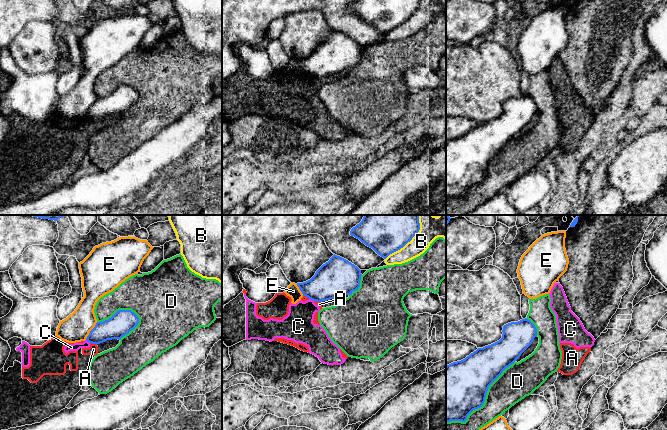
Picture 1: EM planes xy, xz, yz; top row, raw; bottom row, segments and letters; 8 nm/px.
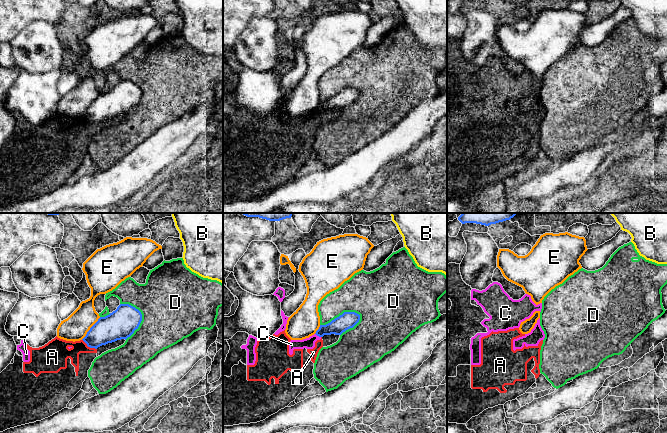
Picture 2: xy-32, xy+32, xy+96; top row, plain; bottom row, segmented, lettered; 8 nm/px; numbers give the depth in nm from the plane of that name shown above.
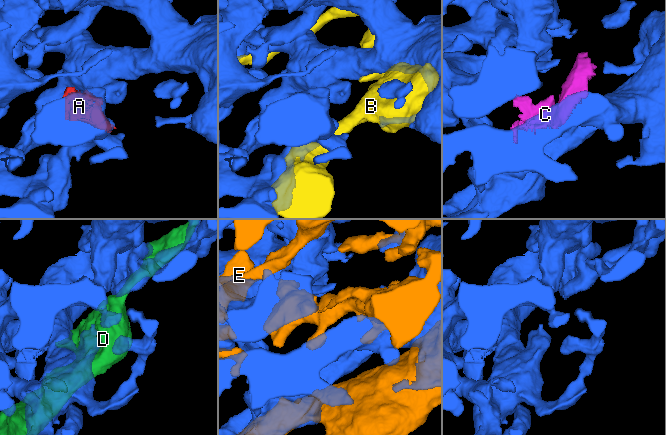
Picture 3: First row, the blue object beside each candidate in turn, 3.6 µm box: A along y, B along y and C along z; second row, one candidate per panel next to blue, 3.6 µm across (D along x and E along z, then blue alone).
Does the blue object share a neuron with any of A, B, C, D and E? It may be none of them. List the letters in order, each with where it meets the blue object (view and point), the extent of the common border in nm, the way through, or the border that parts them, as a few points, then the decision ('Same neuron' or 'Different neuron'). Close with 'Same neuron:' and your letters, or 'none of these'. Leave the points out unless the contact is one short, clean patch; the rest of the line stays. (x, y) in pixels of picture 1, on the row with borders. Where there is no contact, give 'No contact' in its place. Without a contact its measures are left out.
A: Touches blue at xy (93, 343). Shared border 60 nm. Boundary: xy (90, 342), (96, 345). Different neuron
B: Touches blue at xz (410, 240). Shared border 460 nm. Different neuron
C: Touches blue at xz (311, 299). Shared border 50 nm. Boundary: xz (309, 298), (313, 301). Different neuron
D: Touches blue at yz (484, 401). Shared border 750 nm. Different neuron
E: Touches blue at xy (91, 330). Shared border 180 nm. Different neuron
Same neuron: none of these

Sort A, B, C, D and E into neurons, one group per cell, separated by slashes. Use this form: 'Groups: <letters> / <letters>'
Groups: A C / B / D / E

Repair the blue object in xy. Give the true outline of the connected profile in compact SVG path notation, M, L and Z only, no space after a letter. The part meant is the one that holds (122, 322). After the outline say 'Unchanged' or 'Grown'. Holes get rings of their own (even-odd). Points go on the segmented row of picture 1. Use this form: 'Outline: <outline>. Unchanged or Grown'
Outline: M119 310L108 320L97 322L86 340L96 345L107 340L120 340L133 330L138 323L139 318L134 312L131 310Z. Unchanged

